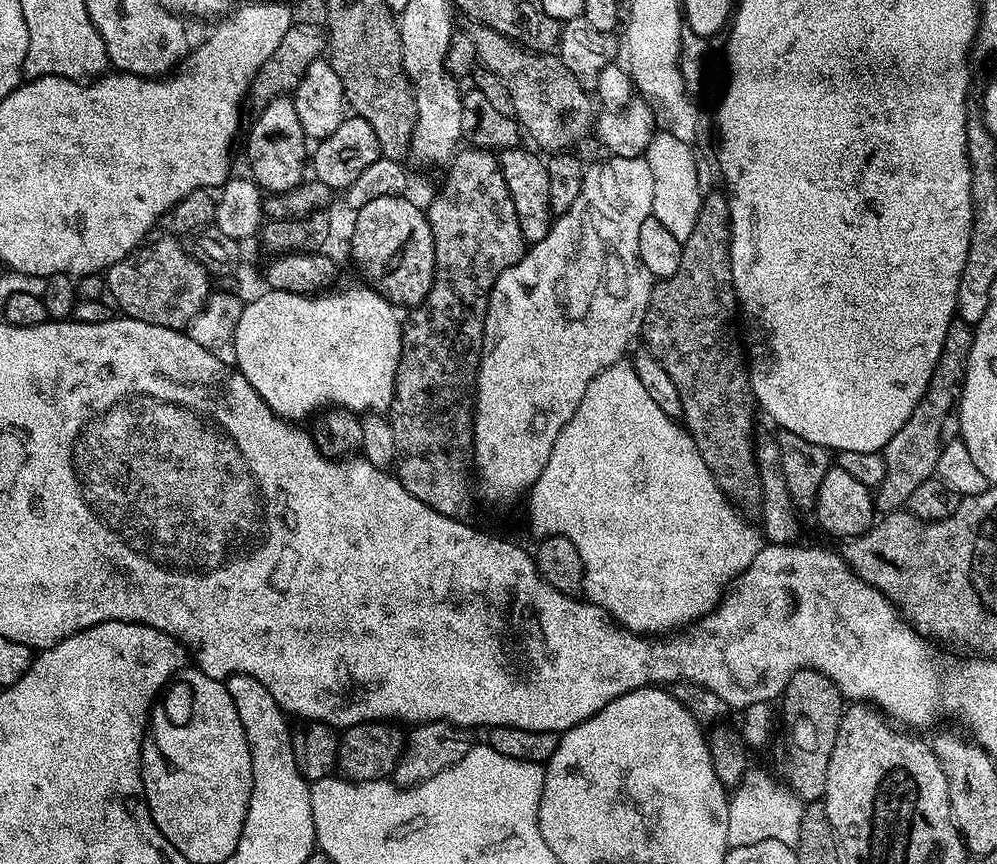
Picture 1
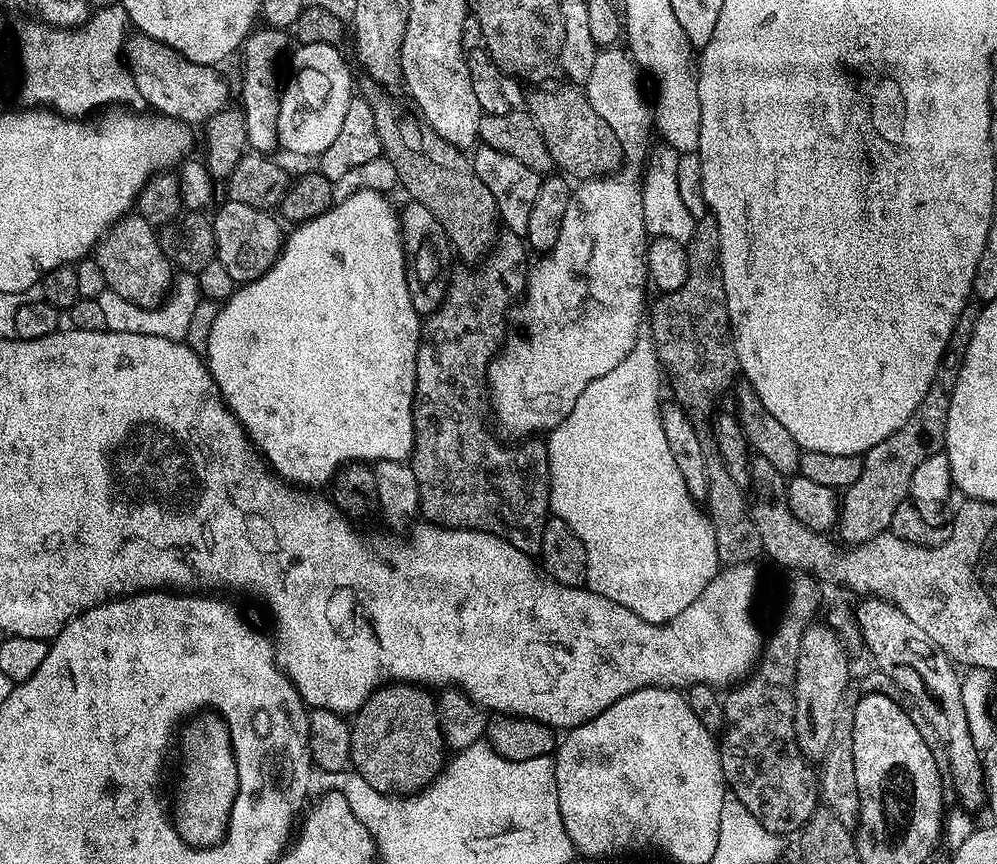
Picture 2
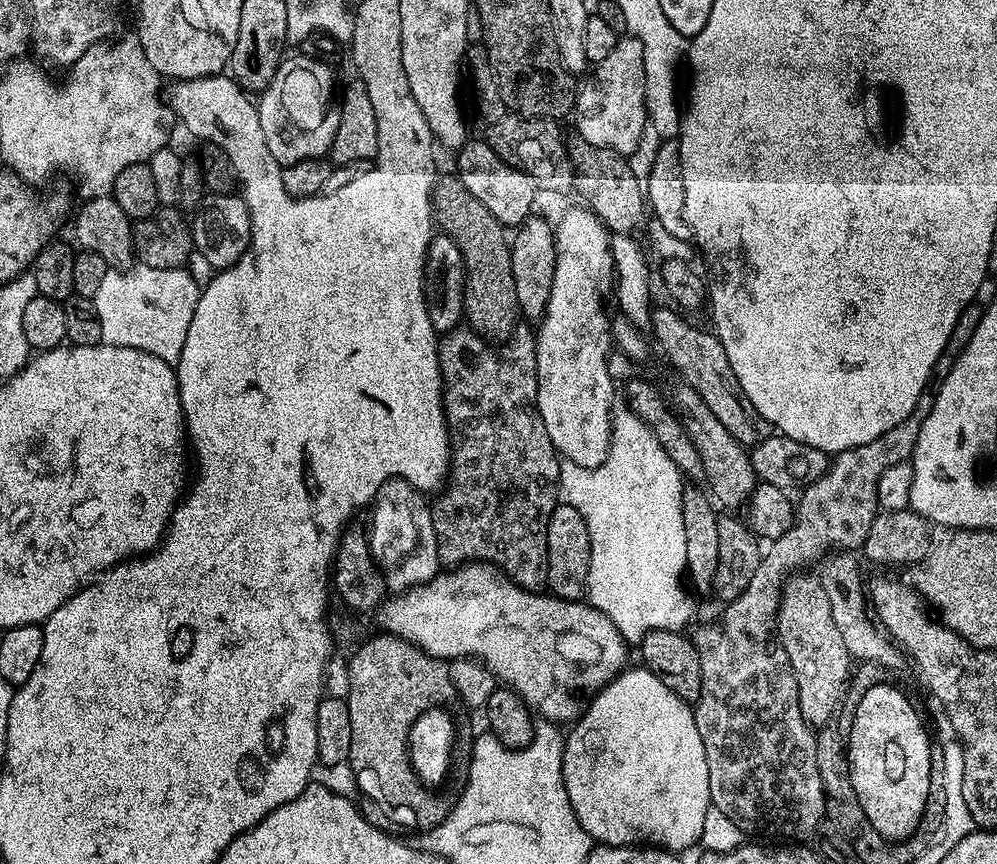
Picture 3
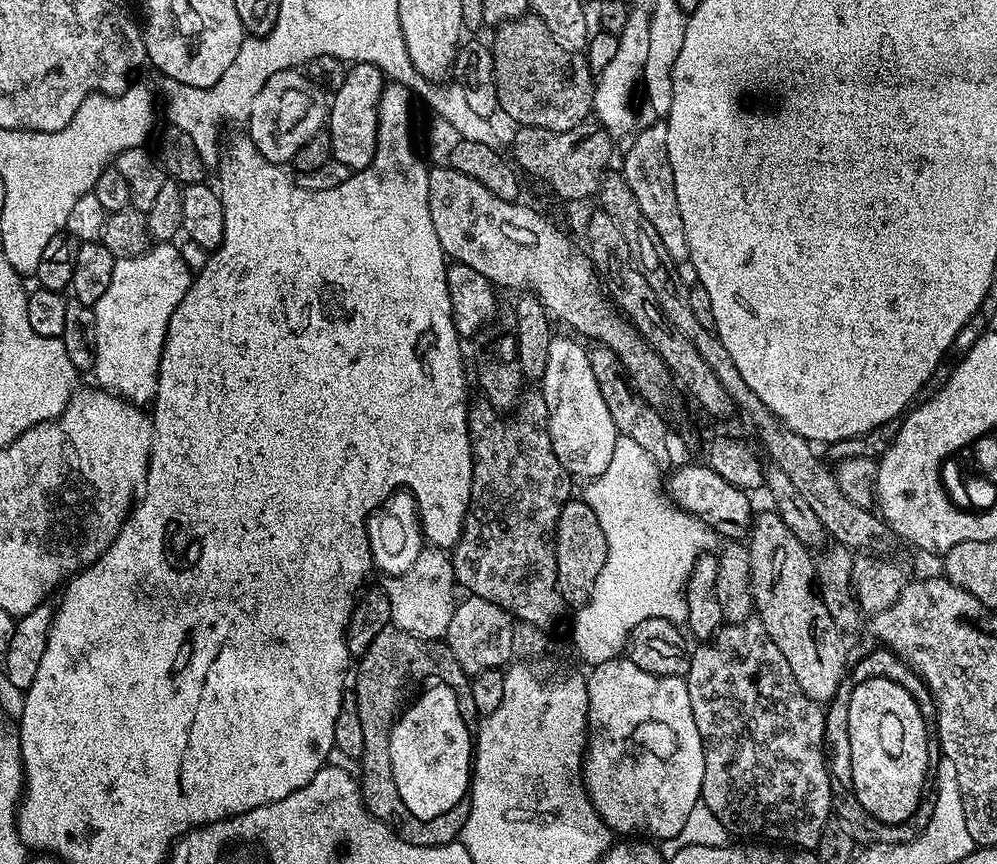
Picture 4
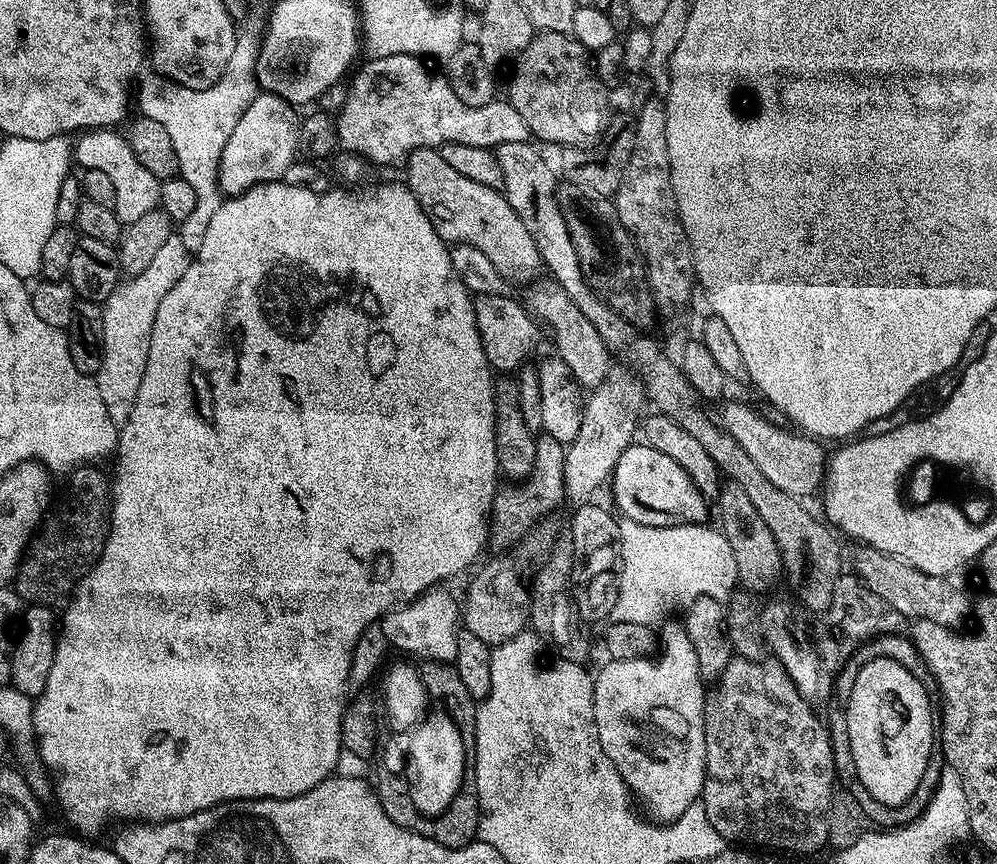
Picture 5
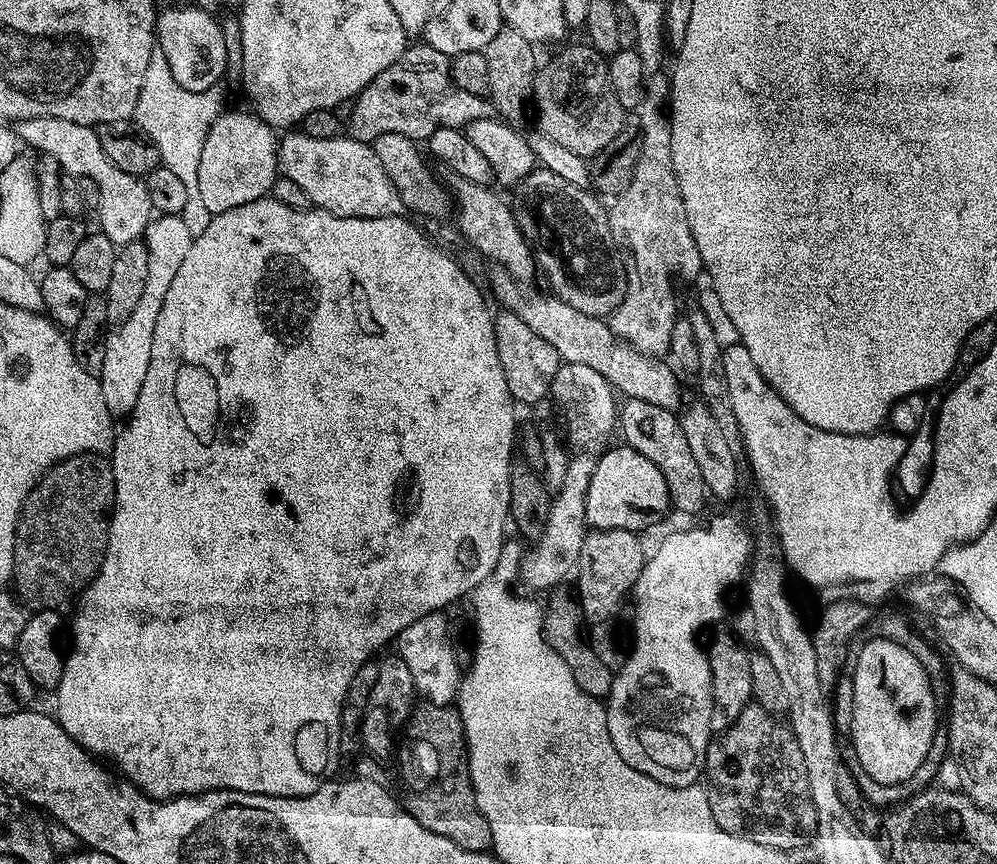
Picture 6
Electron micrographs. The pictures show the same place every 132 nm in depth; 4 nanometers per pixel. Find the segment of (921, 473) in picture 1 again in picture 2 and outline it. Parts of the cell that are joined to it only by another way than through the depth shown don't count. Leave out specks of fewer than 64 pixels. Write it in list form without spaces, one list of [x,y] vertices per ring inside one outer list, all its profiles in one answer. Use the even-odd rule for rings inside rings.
[[[970,302],[962,310],[950,334],[948,349],[944,351],[943,366],[936,369],[936,378],[918,410],[914,410],[912,417],[901,428],[894,430],[890,438],[882,438],[878,446],[863,453],[862,474],[858,474],[858,478],[849,488],[843,489],[842,499],[838,504],[838,529],[840,528],[840,536],[845,540],[845,545],[861,544],[889,531],[894,510],[909,495],[911,475],[933,451],[932,443],[941,439],[944,419],[948,417],[952,388],[956,385],[957,369],[964,361],[964,351],[972,337],[976,319],[980,317],[980,310],[981,305],[976,302]]]

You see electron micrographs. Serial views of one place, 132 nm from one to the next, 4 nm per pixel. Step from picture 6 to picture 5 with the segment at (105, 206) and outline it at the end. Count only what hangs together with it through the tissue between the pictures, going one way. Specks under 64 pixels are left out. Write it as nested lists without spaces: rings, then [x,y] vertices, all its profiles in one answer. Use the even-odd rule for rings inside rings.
[[[98,128],[81,131],[75,140],[75,163],[81,164],[81,169],[84,170],[102,170],[112,179],[114,202],[111,207],[120,219],[121,225],[130,225],[138,221],[142,214],[158,208],[161,180],[154,174],[150,174],[150,170],[146,170],[146,166],[142,166],[142,162],[138,162],[138,158],[134,158],[134,150],[130,150],[130,142],[126,142],[123,134],[108,128]]]

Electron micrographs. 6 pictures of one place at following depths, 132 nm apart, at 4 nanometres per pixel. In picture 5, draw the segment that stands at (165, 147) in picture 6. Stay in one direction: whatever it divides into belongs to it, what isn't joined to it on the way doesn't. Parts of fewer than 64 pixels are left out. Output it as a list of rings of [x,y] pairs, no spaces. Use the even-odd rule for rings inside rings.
[[[248,28],[236,37],[234,52],[230,62],[216,82],[208,89],[188,89],[176,81],[153,70],[139,73],[138,83],[134,88],[134,100],[140,103],[139,115],[154,118],[170,134],[174,154],[178,154],[179,175],[194,190],[196,201],[190,218],[179,221],[178,235],[182,246],[190,254],[196,253],[202,246],[210,218],[214,218],[218,206],[222,203],[220,190],[220,159],[222,150],[230,138],[234,126],[242,119],[242,114],[250,107],[250,102],[258,94],[256,78],[256,60],[261,46],[261,29]]]

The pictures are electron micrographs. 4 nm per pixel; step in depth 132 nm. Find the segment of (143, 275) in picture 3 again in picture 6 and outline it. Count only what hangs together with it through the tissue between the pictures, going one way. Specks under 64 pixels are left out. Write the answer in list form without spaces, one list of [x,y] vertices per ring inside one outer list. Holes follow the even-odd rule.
[[[157,215],[149,222],[143,234],[142,241],[149,254],[149,270],[142,298],[134,307],[134,312],[117,323],[104,337],[106,358],[102,358],[102,370],[98,379],[102,386],[102,399],[106,401],[106,410],[110,410],[114,418],[124,418],[132,413],[138,402],[138,394],[142,394],[142,382],[146,382],[146,370],[150,370],[154,322],[158,322],[158,310],[162,310],[162,302],[166,302],[166,290],[170,290],[170,282],[174,282],[174,274],[178,274],[193,239],[183,215]]]

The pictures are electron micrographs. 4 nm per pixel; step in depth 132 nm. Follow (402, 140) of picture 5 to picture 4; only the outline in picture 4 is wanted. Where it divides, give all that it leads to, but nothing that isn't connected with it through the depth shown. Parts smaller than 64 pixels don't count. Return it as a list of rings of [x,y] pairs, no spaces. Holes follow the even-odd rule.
[[[354,64],[347,69],[344,81],[330,96],[330,107],[326,121],[326,131],[332,143],[332,159],[342,162],[342,166],[359,170],[370,166],[378,149],[380,99],[386,77],[378,66]]]

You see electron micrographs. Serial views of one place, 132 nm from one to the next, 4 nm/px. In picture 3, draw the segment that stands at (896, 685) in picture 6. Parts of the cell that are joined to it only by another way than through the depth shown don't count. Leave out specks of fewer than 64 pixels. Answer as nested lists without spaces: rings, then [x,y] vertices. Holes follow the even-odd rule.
[[[872,684],[860,696],[860,701],[856,704],[856,709],[850,712],[852,725],[846,733],[846,755],[848,758],[848,766],[852,774],[854,782],[854,794],[858,794],[858,802],[862,806],[862,810],[866,814],[866,818],[870,822],[870,826],[874,826],[874,830],[878,830],[878,834],[882,834],[882,838],[903,842],[909,836],[913,836],[916,827],[920,824],[920,819],[924,813],[926,806],[926,794],[930,794],[934,783],[934,748],[928,745],[928,732],[924,729],[924,724],[920,721],[920,716],[916,713],[916,708],[895,688],[892,684]]]

